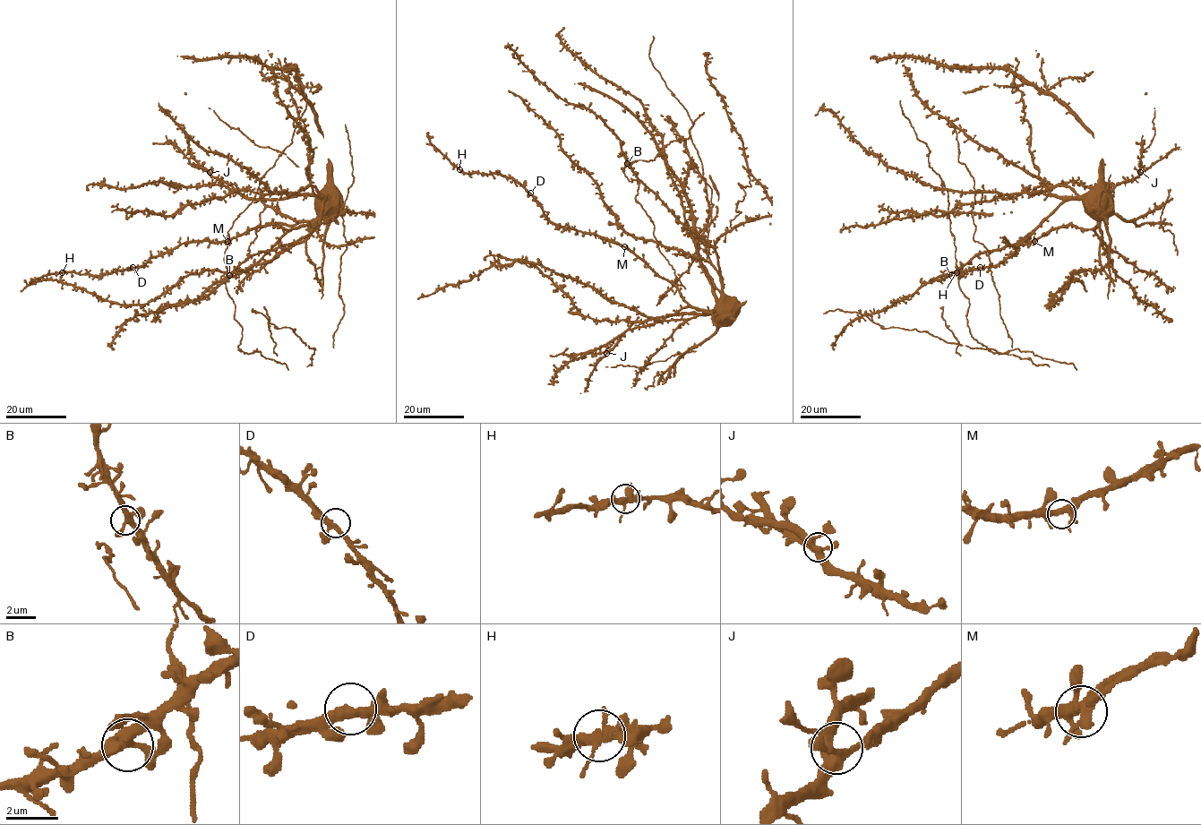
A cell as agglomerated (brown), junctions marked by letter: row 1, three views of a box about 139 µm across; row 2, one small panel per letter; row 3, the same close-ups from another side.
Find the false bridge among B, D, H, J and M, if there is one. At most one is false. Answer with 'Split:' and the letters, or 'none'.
Split: none

